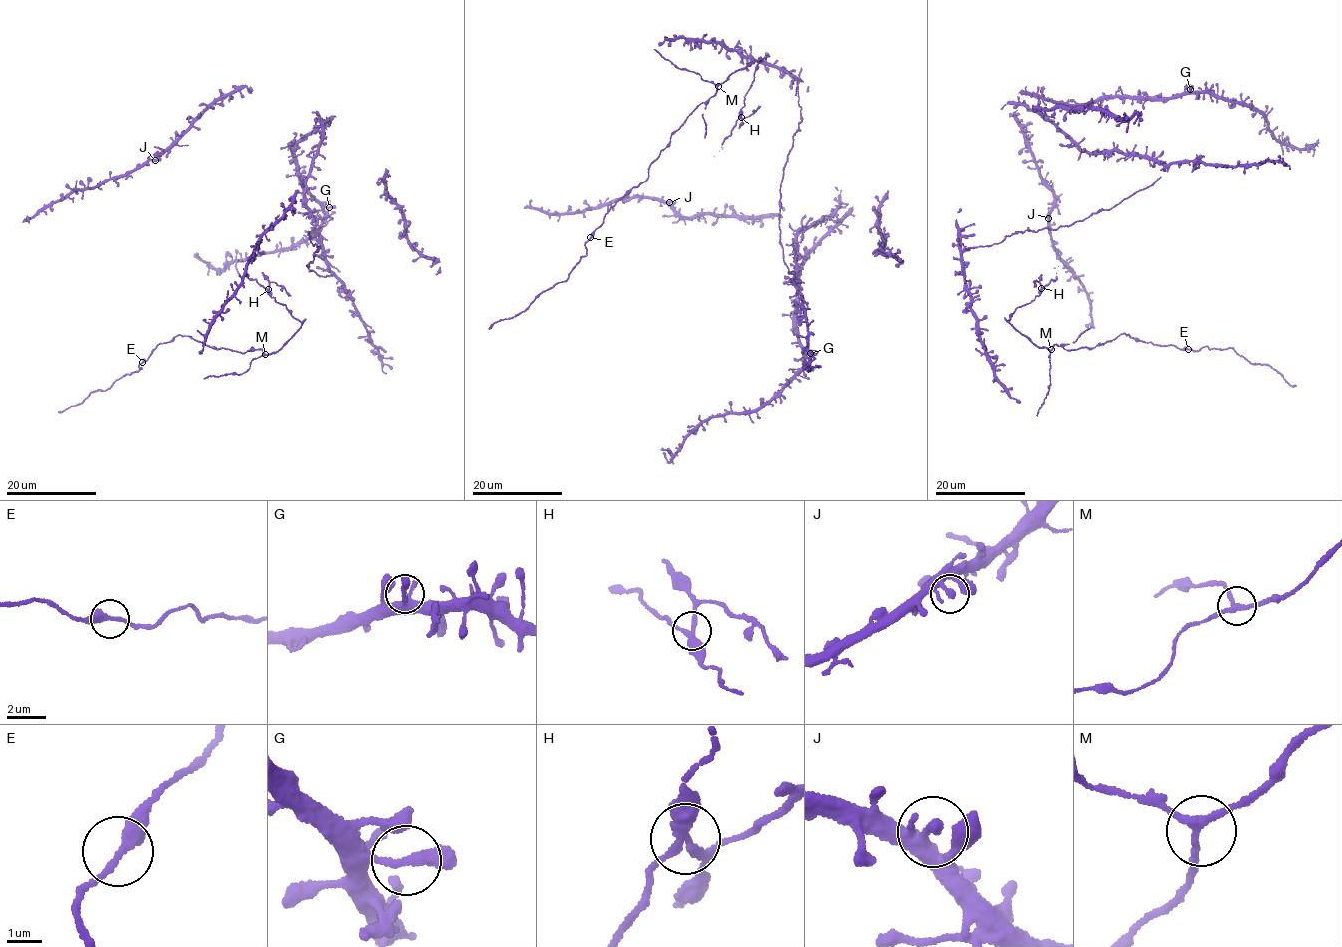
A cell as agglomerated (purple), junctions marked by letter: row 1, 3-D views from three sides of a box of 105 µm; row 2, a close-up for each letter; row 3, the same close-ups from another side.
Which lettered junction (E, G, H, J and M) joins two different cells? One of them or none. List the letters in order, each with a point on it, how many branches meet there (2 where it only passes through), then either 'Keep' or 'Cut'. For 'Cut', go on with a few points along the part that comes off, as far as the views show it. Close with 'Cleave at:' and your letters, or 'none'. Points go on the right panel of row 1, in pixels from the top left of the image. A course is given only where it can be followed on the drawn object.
E: Place: (1188, 349). Branches: 2. Keep
G: Place: (1190, 89). Branches: 2. Keep
H: Place: (1041, 288). Branches: 3. Cut
J: Place: (1048, 218). Branches: 3. Keep
M: Place: (1051, 349). Branches: 3. Keep
Cleave at: H

